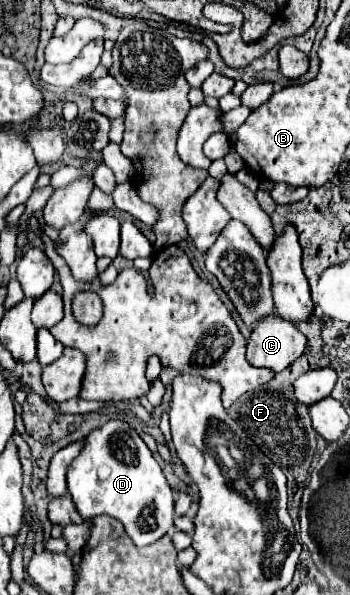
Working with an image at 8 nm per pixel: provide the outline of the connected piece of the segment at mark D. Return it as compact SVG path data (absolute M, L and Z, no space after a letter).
M120 418L108 420L86 436L82 454L70 464L68 490L82 518L106 514L120 520L136 546L156 542L172 526L172 488L146 442Z

